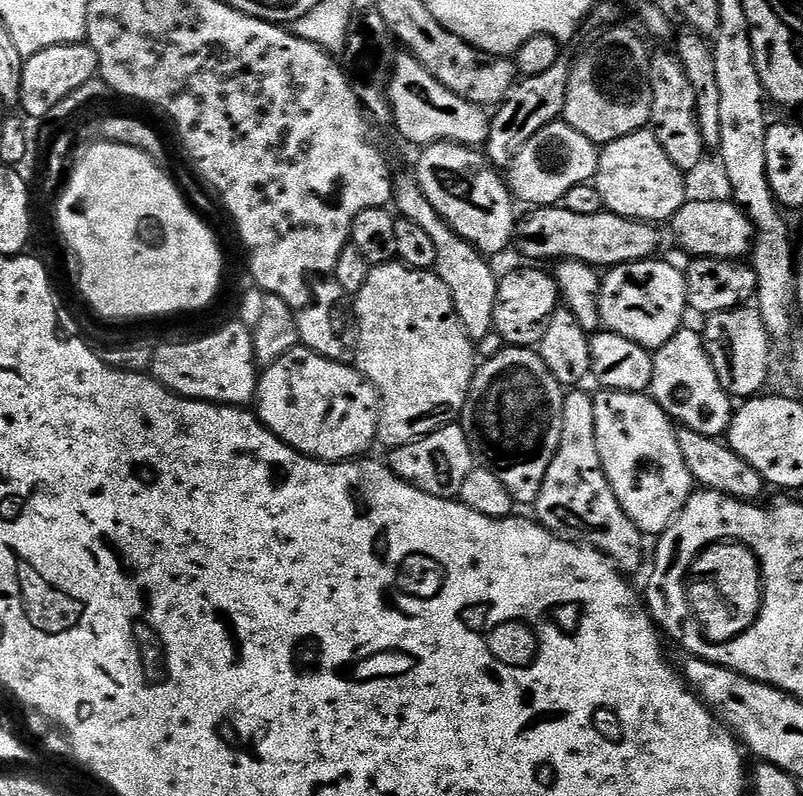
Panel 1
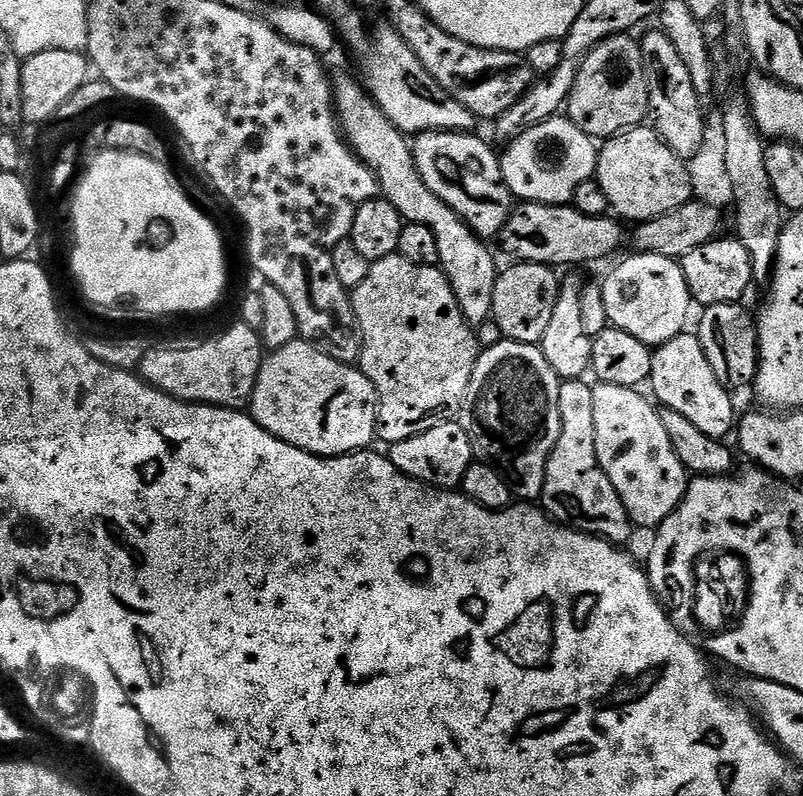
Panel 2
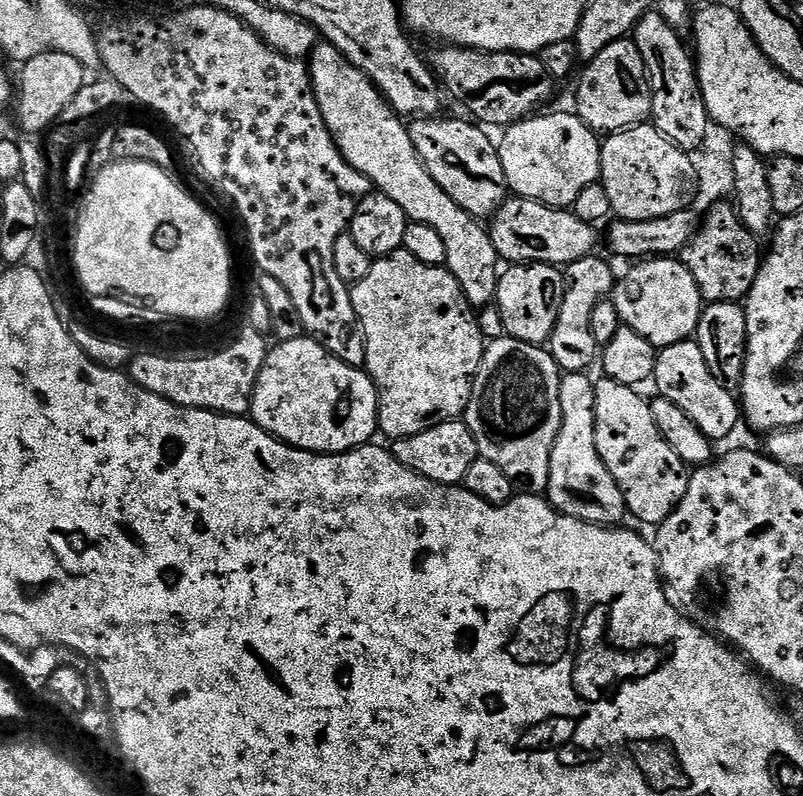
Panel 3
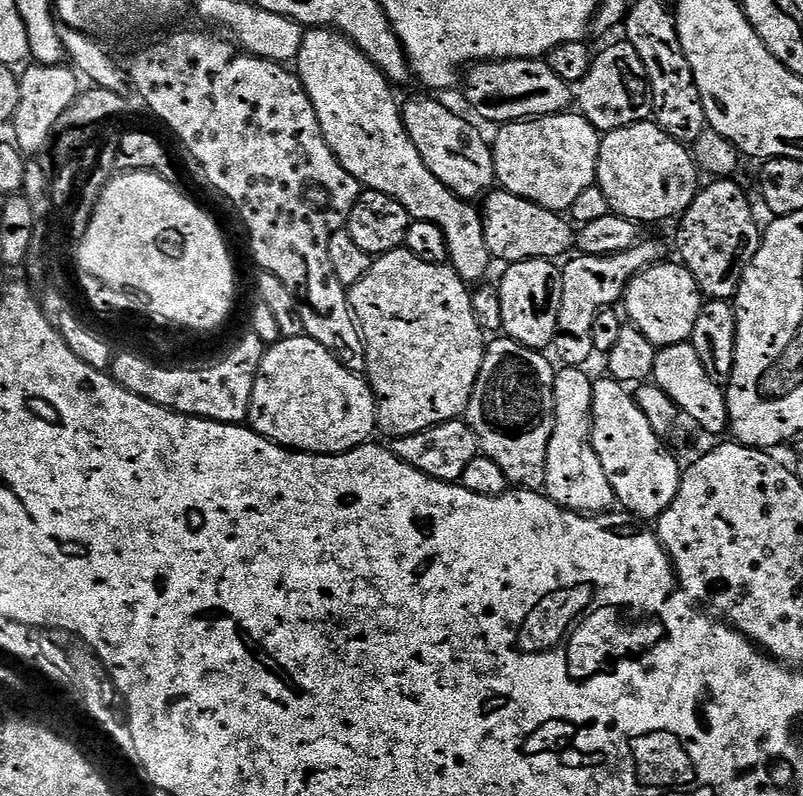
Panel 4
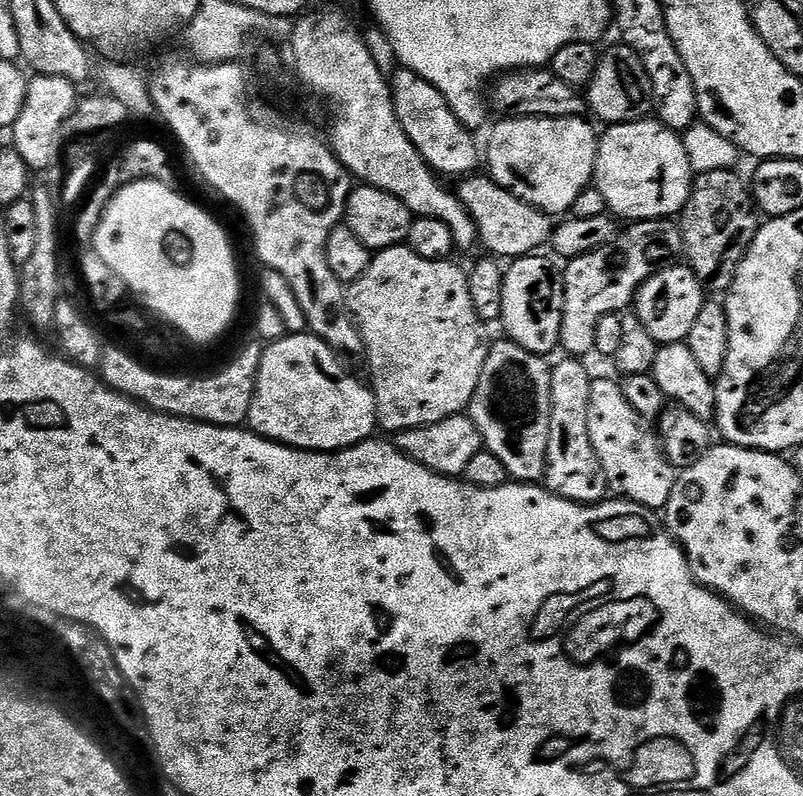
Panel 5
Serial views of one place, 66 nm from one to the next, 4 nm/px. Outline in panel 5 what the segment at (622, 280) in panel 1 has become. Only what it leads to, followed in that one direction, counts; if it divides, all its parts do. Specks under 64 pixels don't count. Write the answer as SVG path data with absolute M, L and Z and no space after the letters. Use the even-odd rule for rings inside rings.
M687 266L664 268L651 276L636 294L634 315L650 330L657 345L679 344L687 341L690 329L698 318L706 299L706 289L700 279ZM681 267L681 268L680 268Z

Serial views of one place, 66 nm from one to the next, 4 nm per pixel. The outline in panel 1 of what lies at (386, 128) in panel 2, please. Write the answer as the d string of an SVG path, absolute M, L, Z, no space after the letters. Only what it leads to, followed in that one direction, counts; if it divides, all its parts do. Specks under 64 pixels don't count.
M411 175L404 176L394 184L394 208L403 219L418 222L430 239L434 241L434 250L438 254L435 273L446 282L446 290L450 290L450 298L454 298L454 310L466 330L466 334L474 342L486 338L486 334L494 331L492 319L494 318L494 302L498 298L498 272L491 268L489 257L474 247L470 242L463 240L458 233L430 206L426 194L422 194L420 183Z

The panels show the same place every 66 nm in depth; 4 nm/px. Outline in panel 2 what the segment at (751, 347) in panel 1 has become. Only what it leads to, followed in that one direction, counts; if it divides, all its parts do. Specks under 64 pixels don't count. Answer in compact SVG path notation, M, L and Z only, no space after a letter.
M743 303L719 304L703 309L700 316L698 335L702 342L702 350L706 350L706 359L718 374L718 382L729 390L744 388L756 379L760 351L758 350L758 334L756 333L756 317L744 309Z

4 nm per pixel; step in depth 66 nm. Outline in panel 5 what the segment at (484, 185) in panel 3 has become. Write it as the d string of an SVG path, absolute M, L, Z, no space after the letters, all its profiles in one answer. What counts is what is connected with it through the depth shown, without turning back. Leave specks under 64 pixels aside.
M397 67L396 73L391 73L392 101L398 114L398 122L402 130L414 142L420 151L420 157L427 162L433 172L455 178L467 178L477 171L482 164L482 148L476 145L473 129L462 126L454 114L454 110L446 102L446 98L430 82L426 82L418 74L408 68Z

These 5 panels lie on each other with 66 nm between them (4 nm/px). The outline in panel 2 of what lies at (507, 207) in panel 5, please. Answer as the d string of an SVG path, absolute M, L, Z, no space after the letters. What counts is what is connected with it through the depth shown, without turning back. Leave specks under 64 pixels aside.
M520 202L513 207L512 217L498 240L504 243L505 250L512 258L520 262L549 266L588 264L591 260L606 259L611 252L619 250L623 240L625 243L626 232L624 236L619 226L615 219L608 216L583 216L571 206Z

